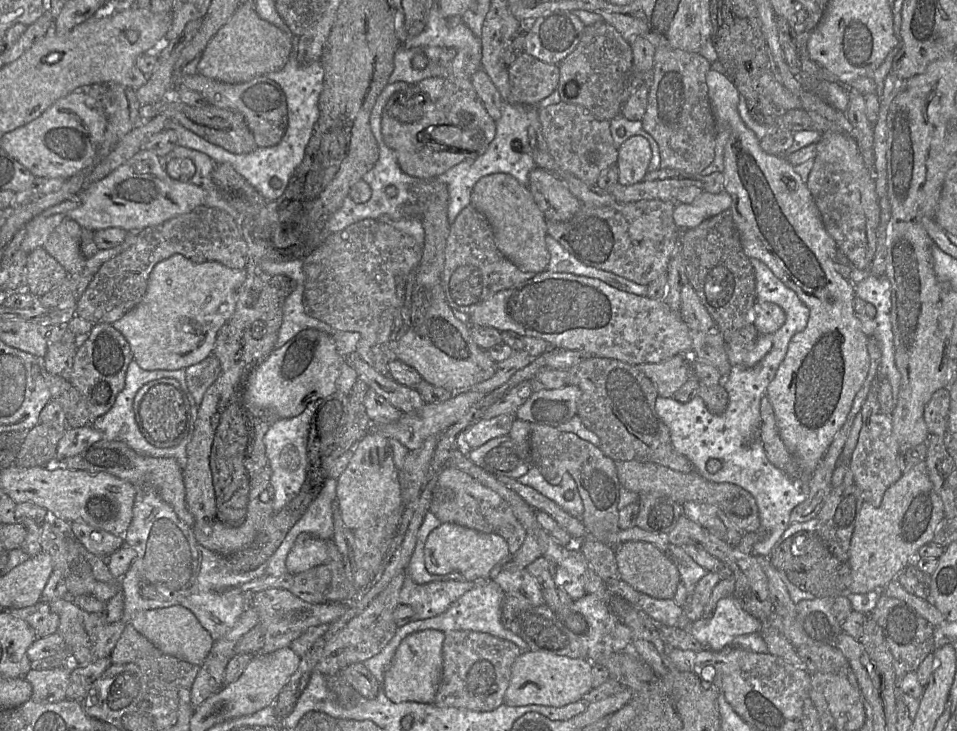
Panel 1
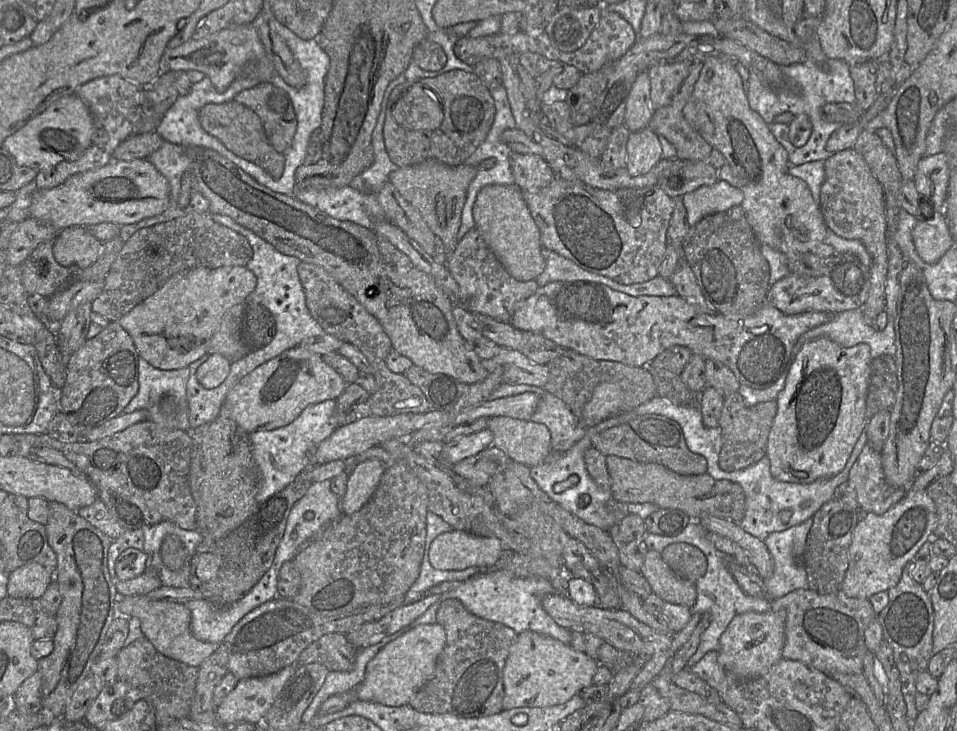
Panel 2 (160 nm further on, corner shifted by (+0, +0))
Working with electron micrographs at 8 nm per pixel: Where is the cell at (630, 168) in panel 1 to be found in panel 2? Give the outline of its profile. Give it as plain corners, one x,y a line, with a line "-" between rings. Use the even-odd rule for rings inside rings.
645,128
631,132
626,144
626,170
631,176
646,174
662,159
658,136

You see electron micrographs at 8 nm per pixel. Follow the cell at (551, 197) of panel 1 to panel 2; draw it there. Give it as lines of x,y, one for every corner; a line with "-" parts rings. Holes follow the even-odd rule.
512,152
510,165
515,185
522,191
535,191
543,188
556,177
551,166
536,155

